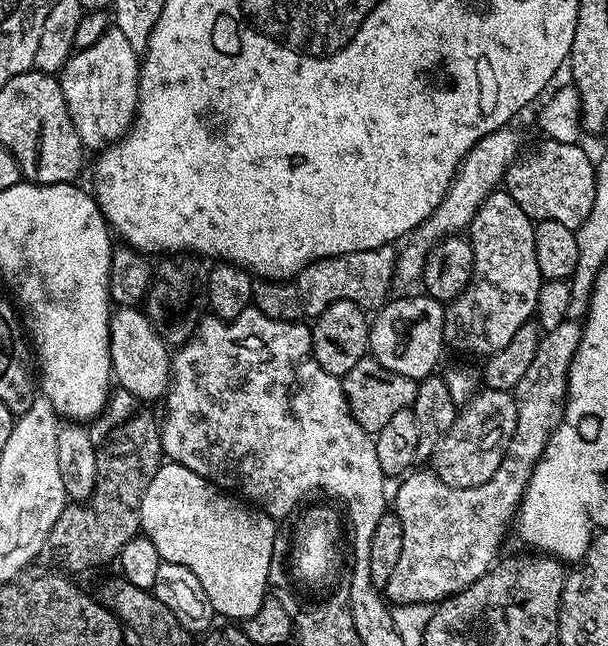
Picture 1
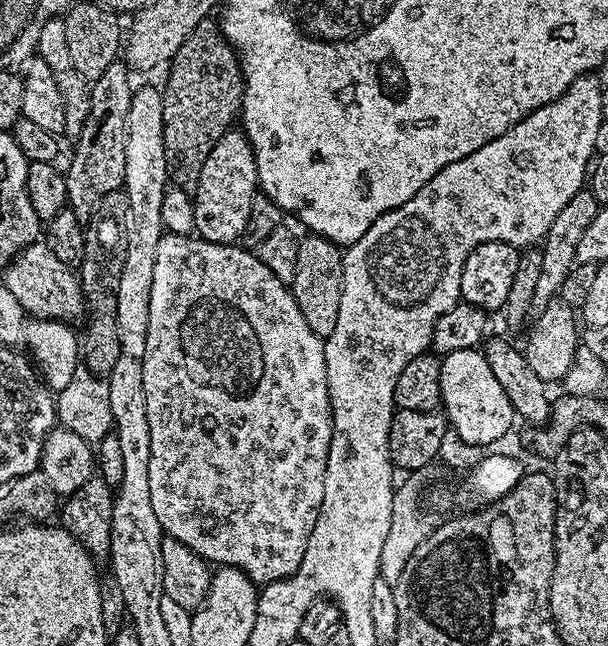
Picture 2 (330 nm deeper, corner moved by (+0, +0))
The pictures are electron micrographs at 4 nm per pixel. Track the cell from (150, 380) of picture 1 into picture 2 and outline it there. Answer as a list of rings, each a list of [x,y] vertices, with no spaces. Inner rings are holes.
[[[37,242],[26,245],[9,264],[3,265],[2,272],[4,272],[2,282],[6,286],[6,290],[10,290],[10,294],[14,294],[14,298],[18,298],[18,302],[29,317],[37,320],[76,322],[79,316],[81,319],[85,315],[84,292],[80,288],[79,275],[69,265],[63,264],[58,258],[54,258],[54,254],[48,249],[47,243]]]

